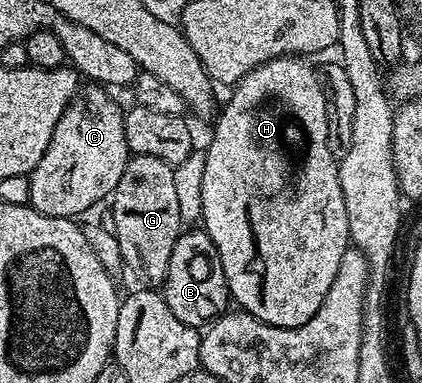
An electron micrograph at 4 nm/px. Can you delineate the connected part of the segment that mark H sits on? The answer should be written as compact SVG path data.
M297 56L273 58L261 66L256 66L249 75L232 87L233 95L229 103L221 110L217 123L213 126L213 135L209 138L209 147L204 147L206 164L202 180L202 212L200 221L206 234L211 236L215 248L219 252L219 260L223 264L225 279L229 285L229 296L237 302L242 311L272 326L295 328L307 324L315 312L319 312L319 304L333 289L335 272L339 272L339 264L343 261L343 252L351 249L349 240L349 221L347 220L347 204L343 204L343 188L339 184L339 158L329 147L331 142L331 102L322 79L308 66L308 61Z

